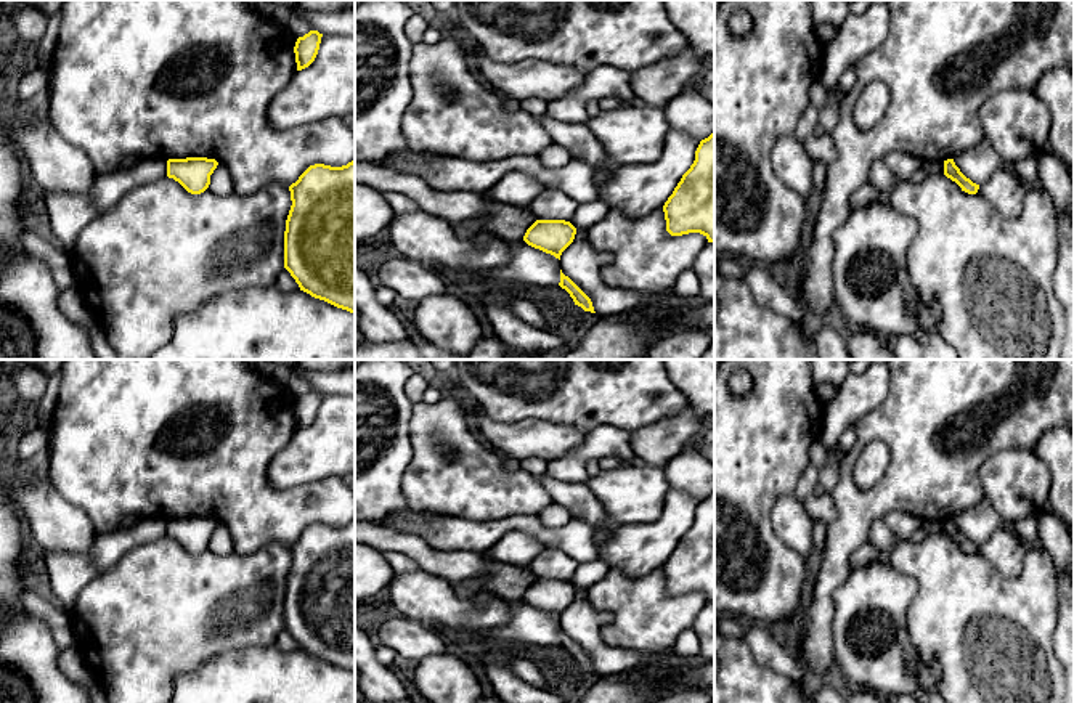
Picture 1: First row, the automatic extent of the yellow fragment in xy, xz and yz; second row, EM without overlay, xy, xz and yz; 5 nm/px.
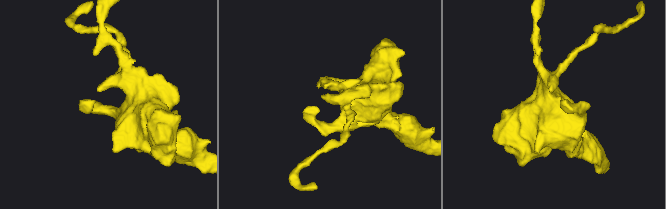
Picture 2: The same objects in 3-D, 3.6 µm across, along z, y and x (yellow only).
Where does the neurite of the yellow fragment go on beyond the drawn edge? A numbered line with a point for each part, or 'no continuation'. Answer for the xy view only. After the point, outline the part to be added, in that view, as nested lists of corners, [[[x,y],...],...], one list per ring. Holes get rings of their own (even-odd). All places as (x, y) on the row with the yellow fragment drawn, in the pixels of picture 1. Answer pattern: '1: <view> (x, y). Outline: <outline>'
no continuation

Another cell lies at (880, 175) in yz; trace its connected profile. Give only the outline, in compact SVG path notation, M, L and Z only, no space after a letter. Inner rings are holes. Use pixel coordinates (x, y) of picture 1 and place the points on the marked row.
M877 159L872 162L869 181L883 191L893 191L899 185L894 173L888 169L885 159Z

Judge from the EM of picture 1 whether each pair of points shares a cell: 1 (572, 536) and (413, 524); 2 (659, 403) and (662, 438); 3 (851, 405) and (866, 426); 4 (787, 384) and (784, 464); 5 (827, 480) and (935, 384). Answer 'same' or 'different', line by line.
1: same
2: different
3: different
4: same
5: different

